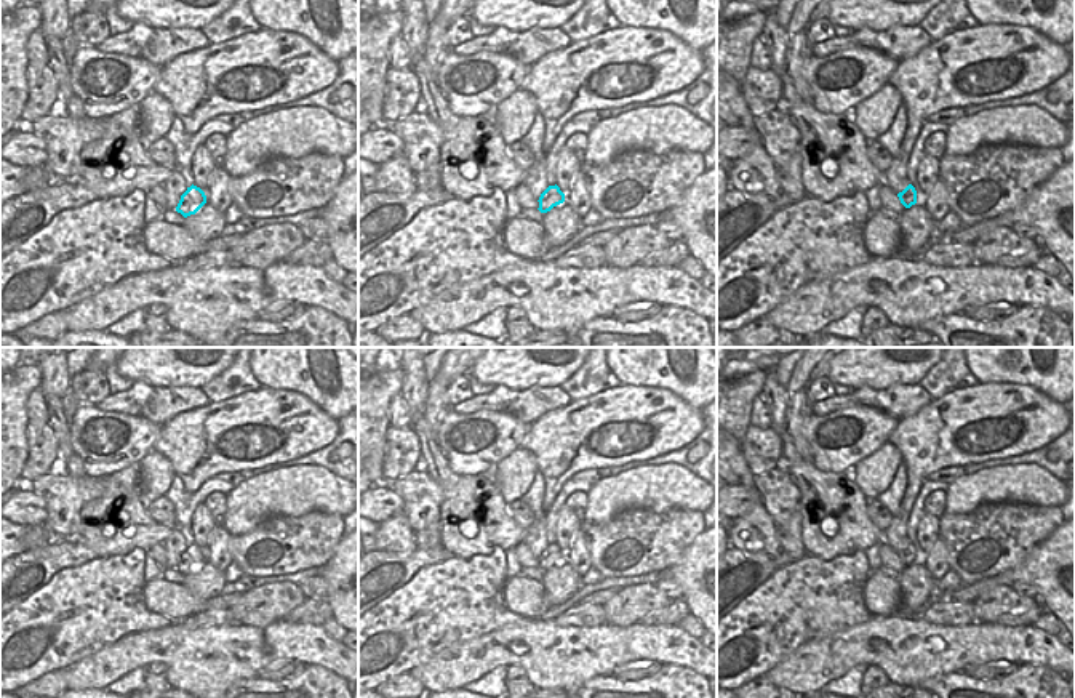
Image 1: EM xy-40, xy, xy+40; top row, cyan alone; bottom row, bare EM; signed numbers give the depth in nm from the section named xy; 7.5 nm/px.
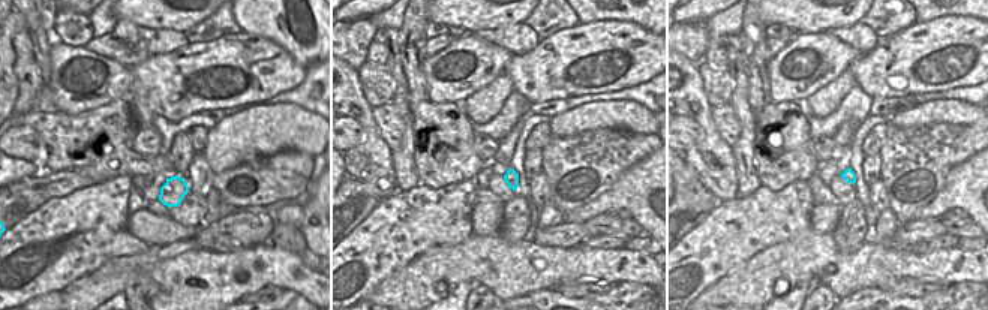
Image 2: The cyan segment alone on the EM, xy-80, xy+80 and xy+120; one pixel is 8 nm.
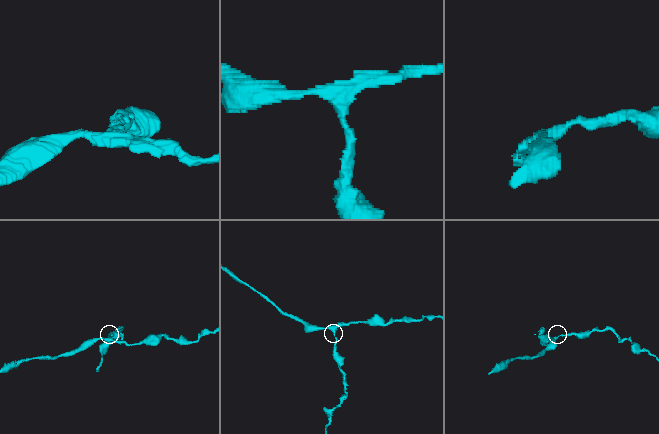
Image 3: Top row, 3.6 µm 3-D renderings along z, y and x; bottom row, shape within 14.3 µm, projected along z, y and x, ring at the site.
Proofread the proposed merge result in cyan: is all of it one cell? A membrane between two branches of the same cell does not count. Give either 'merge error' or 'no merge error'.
no merge error

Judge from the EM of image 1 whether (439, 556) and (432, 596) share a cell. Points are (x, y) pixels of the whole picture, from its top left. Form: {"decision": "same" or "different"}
{"decision": "different"}

